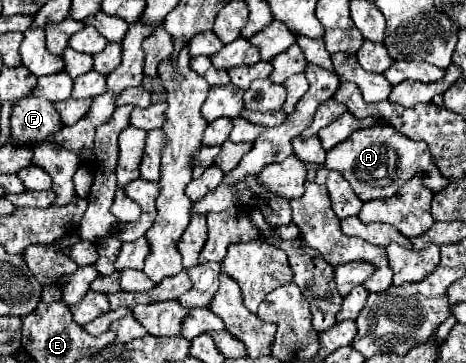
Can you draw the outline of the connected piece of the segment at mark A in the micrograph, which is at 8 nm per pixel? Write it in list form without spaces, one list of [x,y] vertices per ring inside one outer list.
[[[373,125],[367,129],[357,129],[347,141],[327,151],[325,167],[339,171],[351,183],[353,191],[361,201],[393,197],[409,179],[419,173],[423,175],[423,185],[433,193],[441,193],[449,185],[449,181],[441,179],[441,171],[437,169],[437,165],[433,165],[425,141],[411,141],[397,133],[391,125]]]

